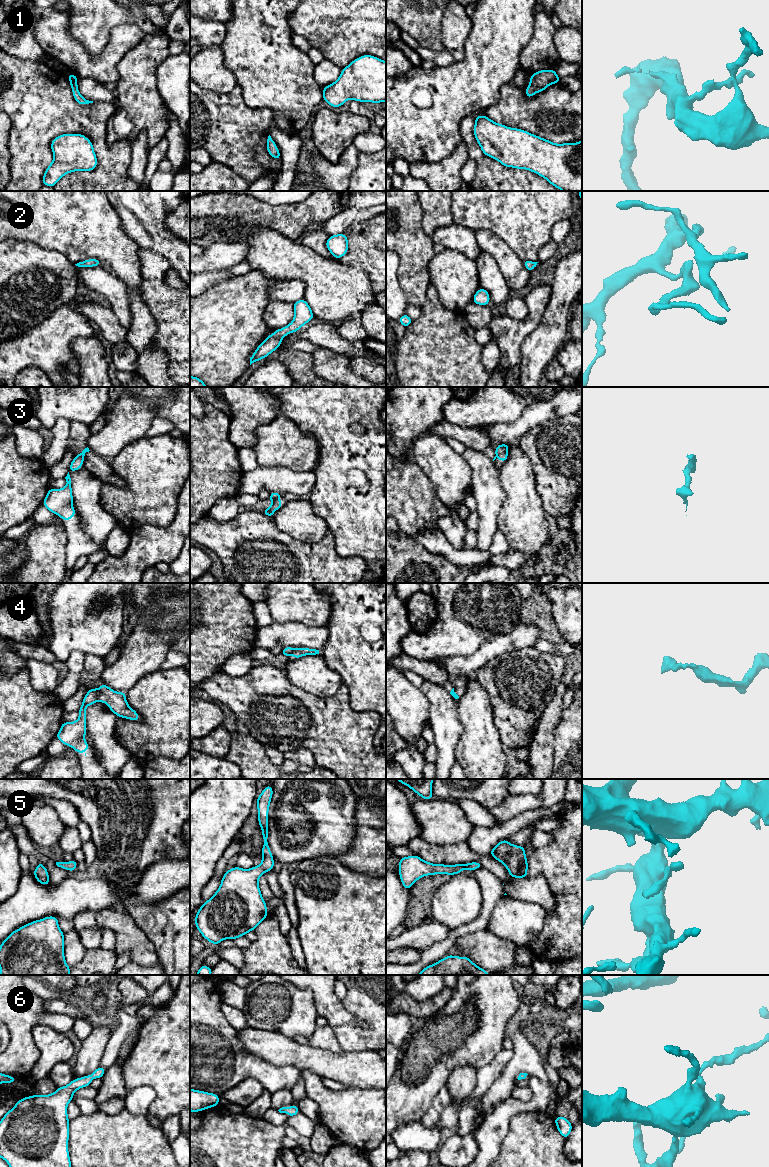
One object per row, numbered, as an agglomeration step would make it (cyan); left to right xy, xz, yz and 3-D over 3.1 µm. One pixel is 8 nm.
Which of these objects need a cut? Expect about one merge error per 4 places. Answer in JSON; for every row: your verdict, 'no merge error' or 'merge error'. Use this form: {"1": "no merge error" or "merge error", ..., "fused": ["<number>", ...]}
{"1": "no merge error", "2": "no merge error", "3": "merge error", "4": "merge error", "5": "no merge error", "6": "no merge error", "fused": ["3", "4"]}

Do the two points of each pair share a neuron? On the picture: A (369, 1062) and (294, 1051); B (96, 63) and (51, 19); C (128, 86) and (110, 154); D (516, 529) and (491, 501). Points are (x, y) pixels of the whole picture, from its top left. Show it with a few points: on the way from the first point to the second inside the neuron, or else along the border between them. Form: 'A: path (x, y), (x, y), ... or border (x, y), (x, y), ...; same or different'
A: path (350, 1062), (321, 1062), (313, 1059); same
B: path (82, 60), (55, 33); same
C: border (115, 102), (118, 110); different
D: border (502, 487), (505, 499), (499, 513), (497, 528); different

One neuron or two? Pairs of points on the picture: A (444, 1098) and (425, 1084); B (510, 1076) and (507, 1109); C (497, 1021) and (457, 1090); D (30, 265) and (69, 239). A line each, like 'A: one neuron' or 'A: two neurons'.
A: two neurons
B: two neurons
C: two neurons
D: two neurons

